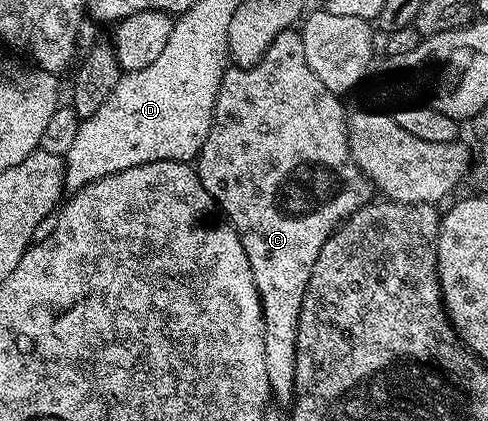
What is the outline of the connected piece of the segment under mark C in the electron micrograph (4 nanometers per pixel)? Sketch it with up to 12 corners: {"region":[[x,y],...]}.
{"region":[[296,29],[226,69],[195,169],[293,400],[319,248],[375,187]]}

